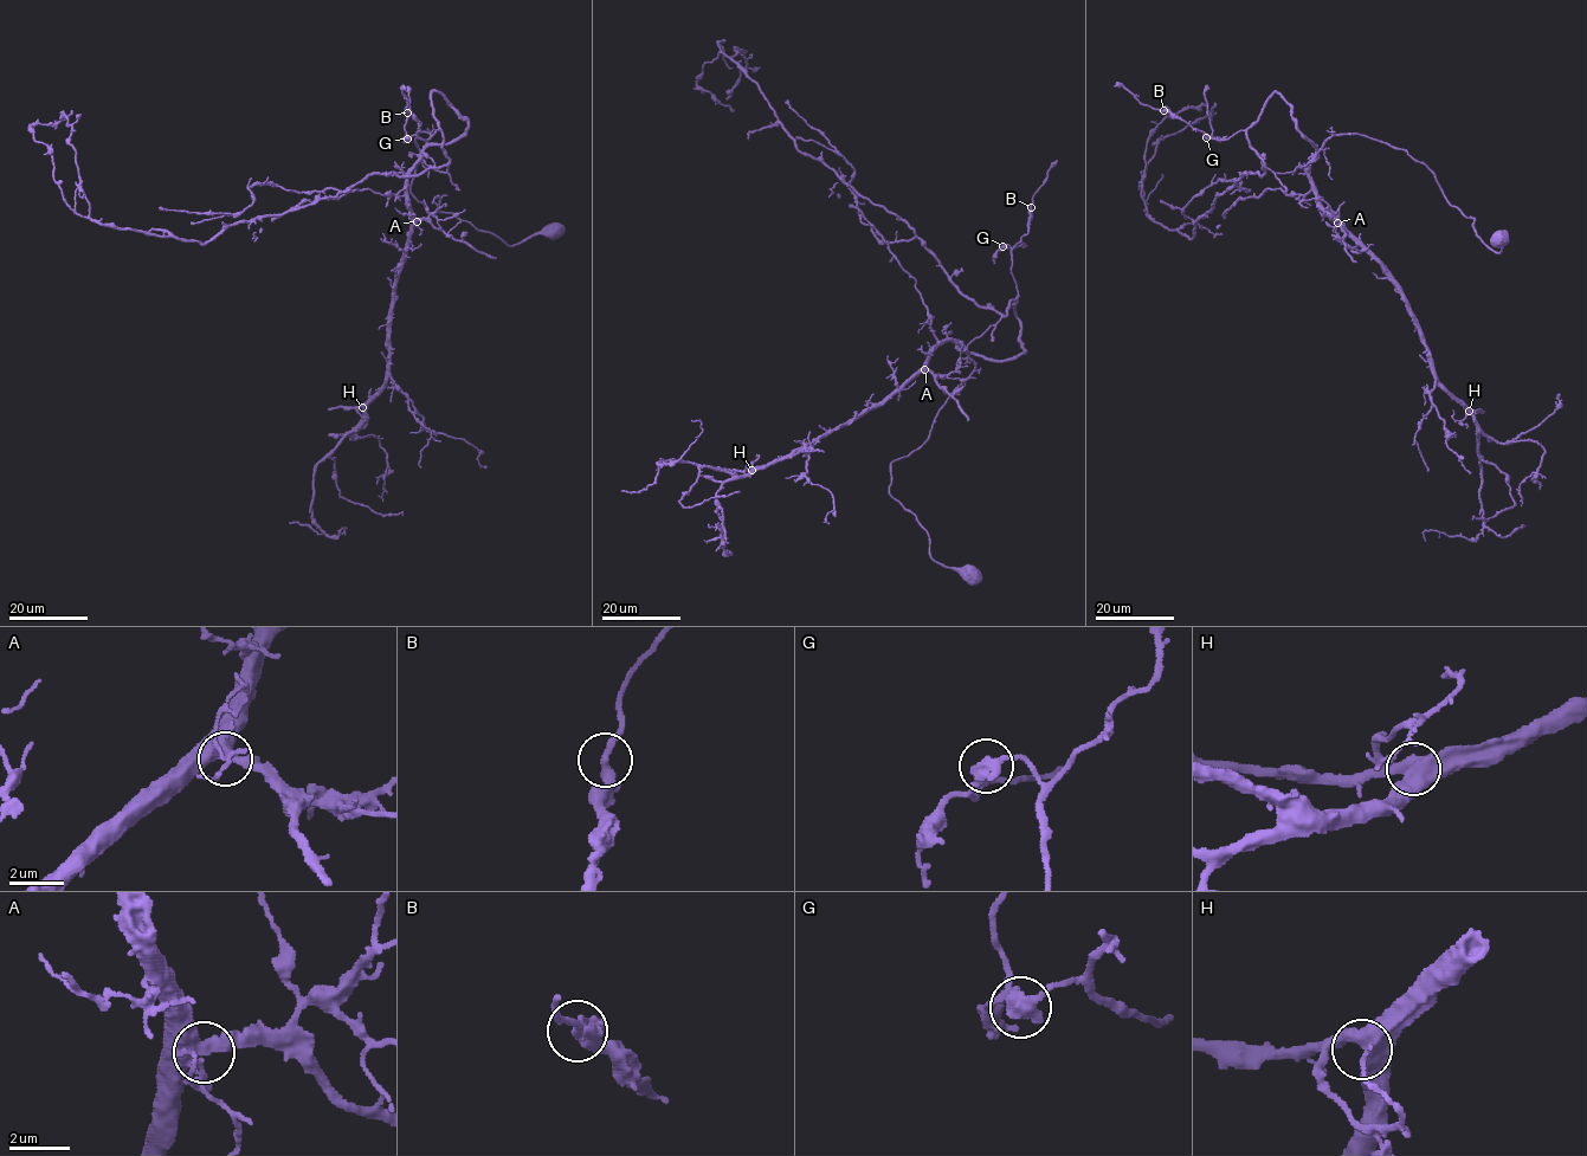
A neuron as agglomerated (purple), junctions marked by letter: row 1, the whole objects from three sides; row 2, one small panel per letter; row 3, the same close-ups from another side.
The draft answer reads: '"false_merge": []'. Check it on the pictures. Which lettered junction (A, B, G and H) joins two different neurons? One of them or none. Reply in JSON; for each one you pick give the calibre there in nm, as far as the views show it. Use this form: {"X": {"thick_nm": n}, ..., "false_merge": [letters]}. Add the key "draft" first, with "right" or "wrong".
{"draft": "right", "false_merge": []}

